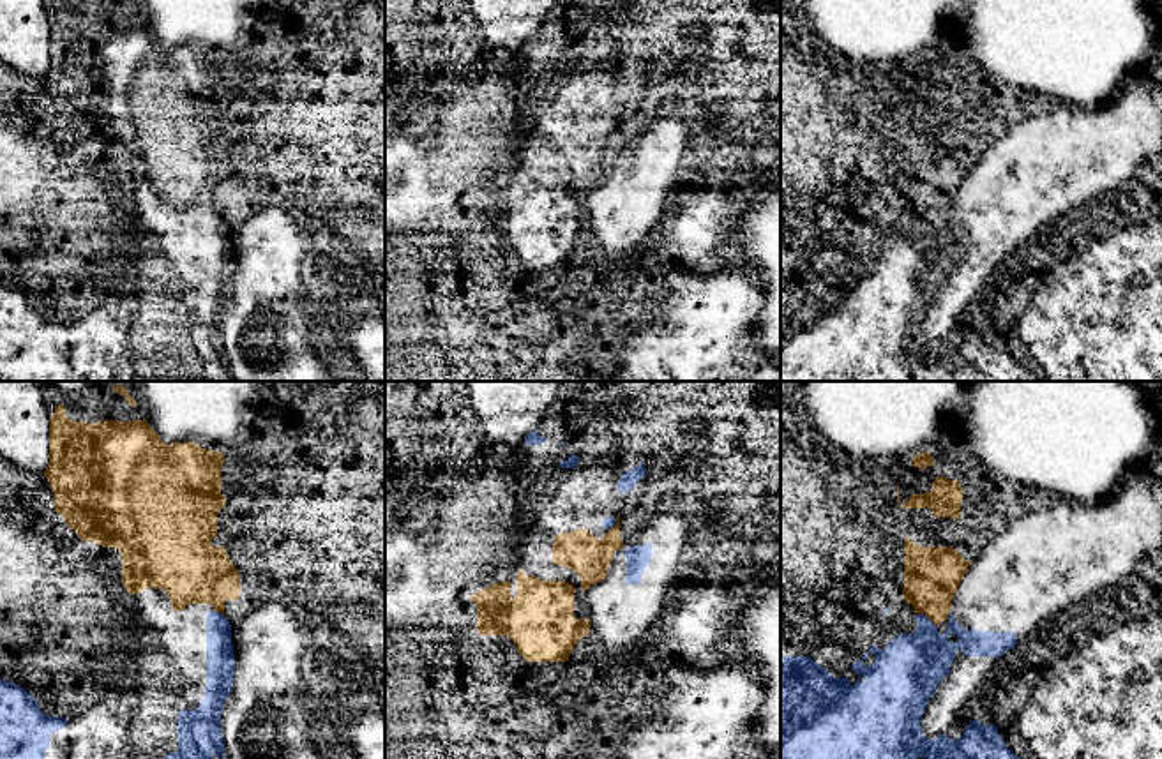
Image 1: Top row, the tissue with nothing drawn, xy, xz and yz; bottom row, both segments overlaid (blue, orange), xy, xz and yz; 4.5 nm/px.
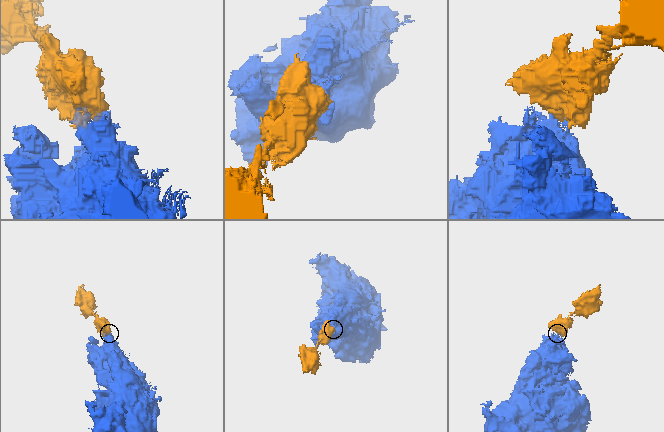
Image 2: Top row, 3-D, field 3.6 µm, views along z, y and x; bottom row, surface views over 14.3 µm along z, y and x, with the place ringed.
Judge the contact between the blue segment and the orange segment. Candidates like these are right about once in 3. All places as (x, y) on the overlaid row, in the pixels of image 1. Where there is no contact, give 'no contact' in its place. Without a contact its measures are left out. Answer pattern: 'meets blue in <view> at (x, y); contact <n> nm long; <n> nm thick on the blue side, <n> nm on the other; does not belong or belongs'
meets blue in yz at (928, 618); contact 120 nm long; 300 nm thick on the blue side, 260 nm on the other; belongs

